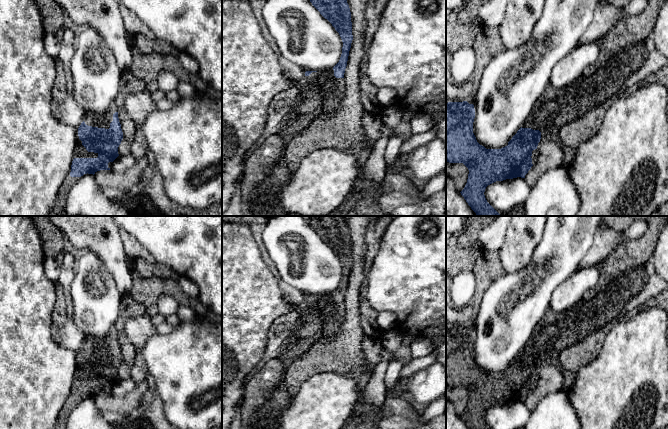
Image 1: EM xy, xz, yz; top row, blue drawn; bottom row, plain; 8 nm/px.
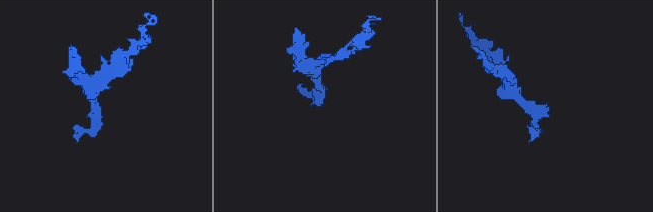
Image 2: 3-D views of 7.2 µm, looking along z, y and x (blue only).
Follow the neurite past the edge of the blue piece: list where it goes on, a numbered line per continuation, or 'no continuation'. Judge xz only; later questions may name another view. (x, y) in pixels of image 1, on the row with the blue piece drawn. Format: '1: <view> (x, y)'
1: xz (332, 90)

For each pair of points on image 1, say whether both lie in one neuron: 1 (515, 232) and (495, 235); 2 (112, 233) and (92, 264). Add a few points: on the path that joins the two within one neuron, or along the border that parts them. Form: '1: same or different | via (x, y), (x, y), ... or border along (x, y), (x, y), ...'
1: different | border along (508, 226), (504, 242), (498, 251)
2: different | border along (81, 251), (92, 251), (111, 275)

